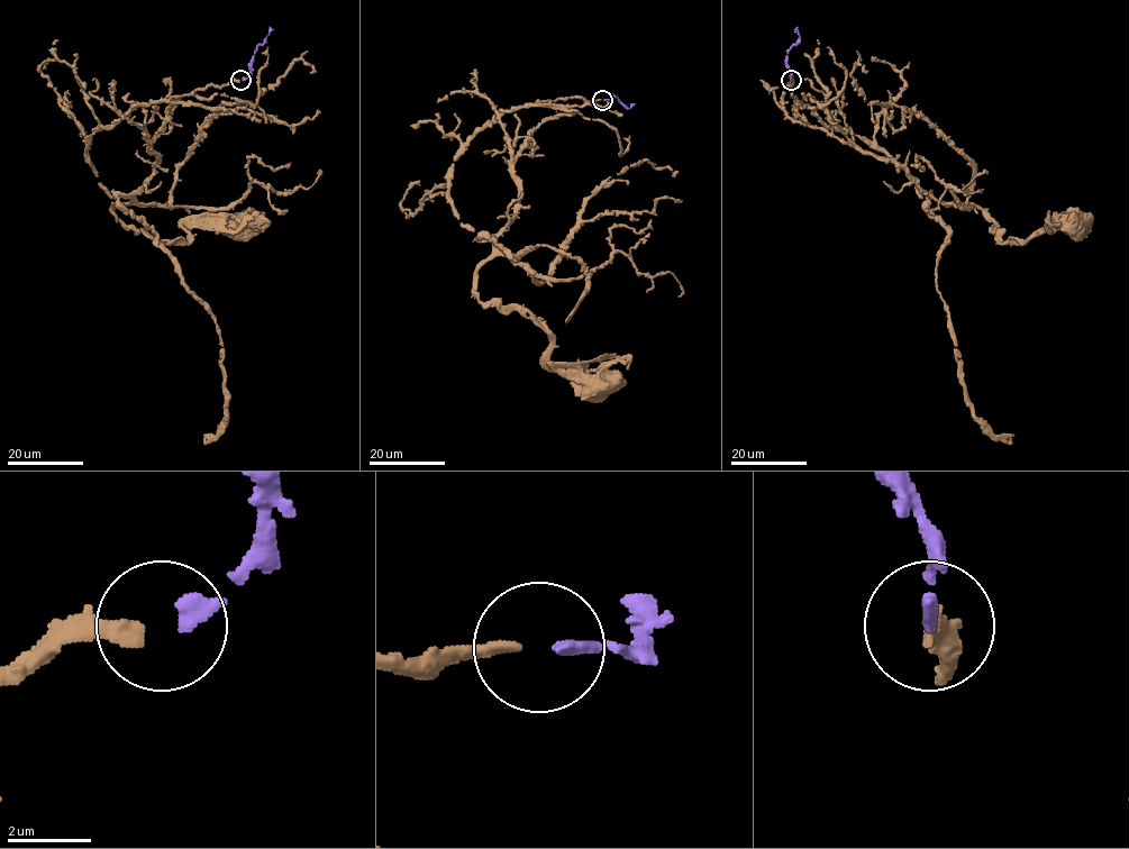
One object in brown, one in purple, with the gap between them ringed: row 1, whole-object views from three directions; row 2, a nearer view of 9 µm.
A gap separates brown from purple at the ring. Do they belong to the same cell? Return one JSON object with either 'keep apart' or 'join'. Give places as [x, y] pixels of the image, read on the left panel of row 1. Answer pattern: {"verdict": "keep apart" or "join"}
{"verdict": "join"}

